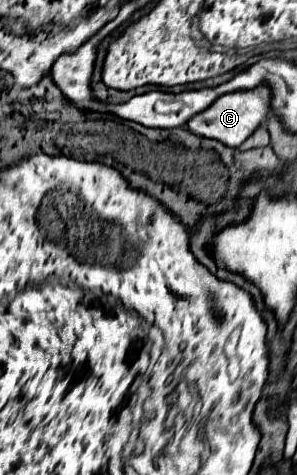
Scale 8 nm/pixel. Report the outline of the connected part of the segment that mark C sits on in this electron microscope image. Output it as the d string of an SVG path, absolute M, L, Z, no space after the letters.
M268 83L258 85L256 89L246 89L246 91L236 91L236 93L226 93L220 95L204 113L198 113L192 117L186 127L202 137L208 139L218 139L230 147L238 147L272 111L272 89L268 89Z

